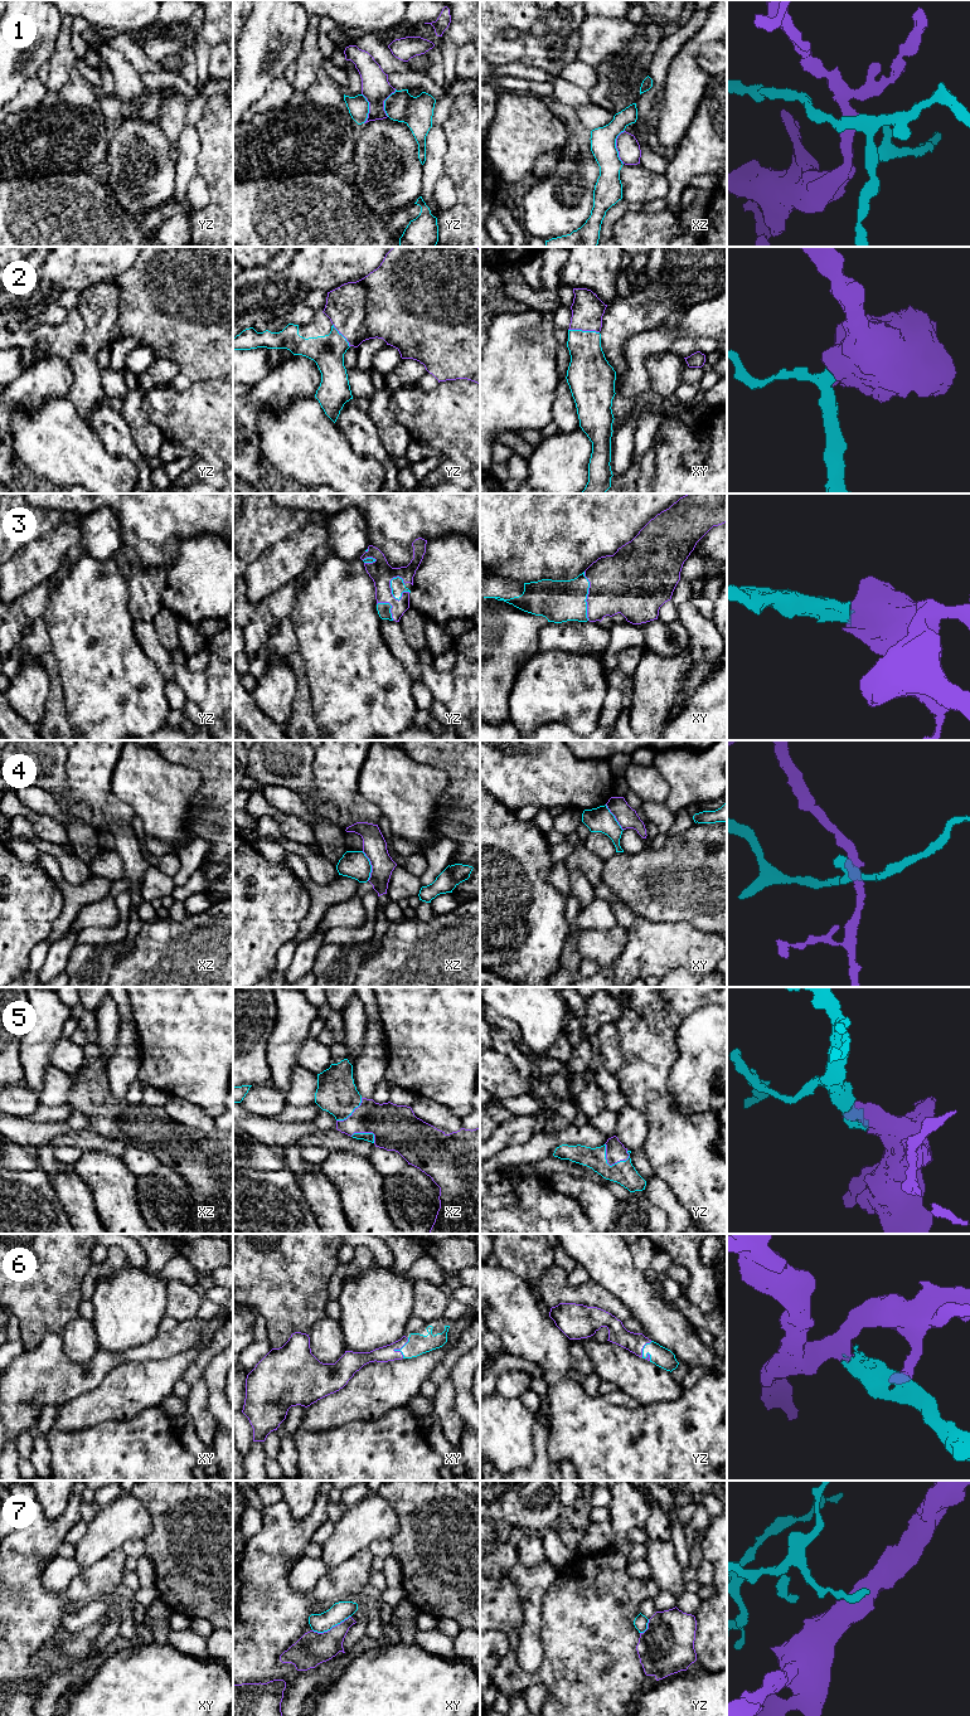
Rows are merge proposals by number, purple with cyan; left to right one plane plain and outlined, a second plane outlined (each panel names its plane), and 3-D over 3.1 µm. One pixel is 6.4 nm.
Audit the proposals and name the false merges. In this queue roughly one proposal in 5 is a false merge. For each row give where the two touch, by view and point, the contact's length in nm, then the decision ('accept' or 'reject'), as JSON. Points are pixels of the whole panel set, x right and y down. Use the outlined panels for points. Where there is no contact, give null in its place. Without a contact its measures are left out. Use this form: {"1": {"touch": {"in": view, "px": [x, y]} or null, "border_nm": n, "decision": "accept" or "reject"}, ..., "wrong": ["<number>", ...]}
{"1": {"touch": {"in": "xz", "px": [616, 147]}, "border_nm": 220, "decision": "reject"}, "2": {"touch": {"in": "xy", "px": [583, 330]}, "border_nm": 200, "decision": "accept"}, "3": {"touch": {"in": "yz", "px": [394, 598]}, "border_nm": 170, "decision": "accept"}, "4": {"touch": {"in": "xz", "px": [372, 866]}, "border_nm": 200, "decision": "reject"}, "5": {"touch": {"in": "yz", "px": [609, 1163]}, "border_nm": 180, "decision": "accept"}, "6": {"touch": {"in": "xy", "px": [401, 1347]}, "border_nm": 130, "decision": "accept"}, "7": {"touch": {"in": "xy", "px": [333, 1627]}, "border_nm": 260, "decision": "reject"}, "wrong": ["1", "4", "7"]}

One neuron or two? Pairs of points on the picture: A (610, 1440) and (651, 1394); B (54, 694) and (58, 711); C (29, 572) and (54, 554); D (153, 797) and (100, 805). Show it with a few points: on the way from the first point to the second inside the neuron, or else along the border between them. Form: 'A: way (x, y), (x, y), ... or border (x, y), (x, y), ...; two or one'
A: border (670, 1400), (641, 1405); two
B: way (56, 698), (56, 708); one
C: way (34, 565), (48, 554); one
D: border (111, 773), (111, 791), (126, 802), (136, 815); two

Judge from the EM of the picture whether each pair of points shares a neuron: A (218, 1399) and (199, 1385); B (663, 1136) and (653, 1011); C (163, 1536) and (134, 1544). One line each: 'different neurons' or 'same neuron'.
A: different neurons
B: same neuron
C: different neurons

